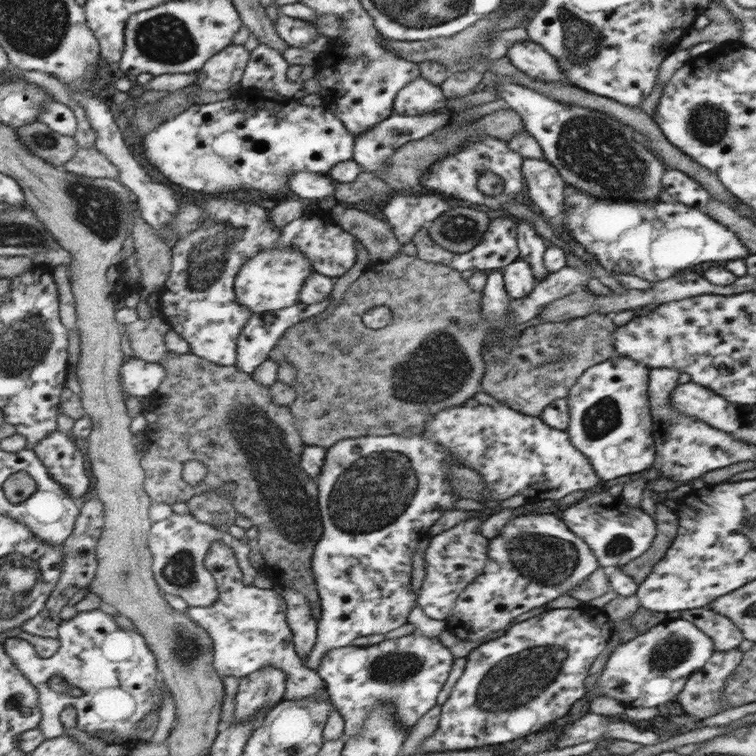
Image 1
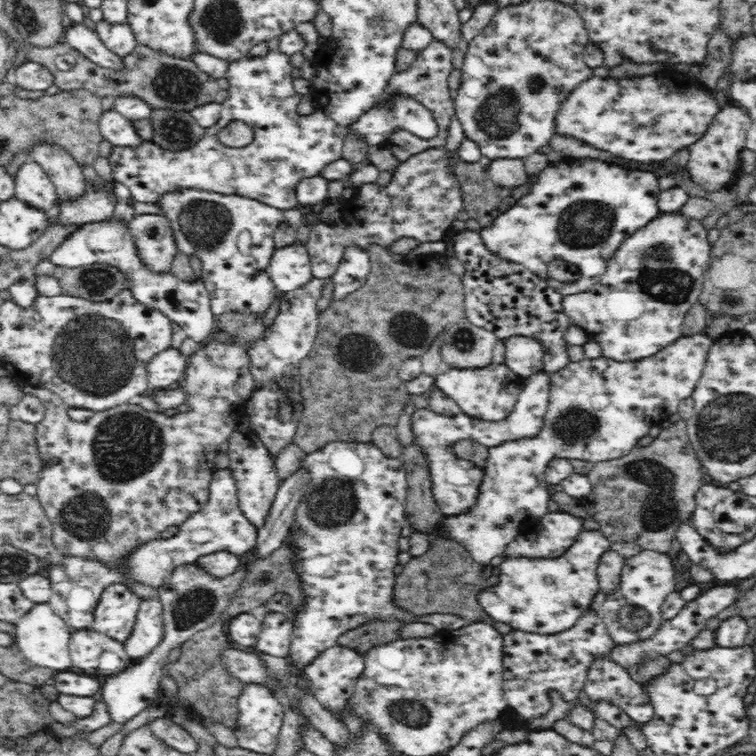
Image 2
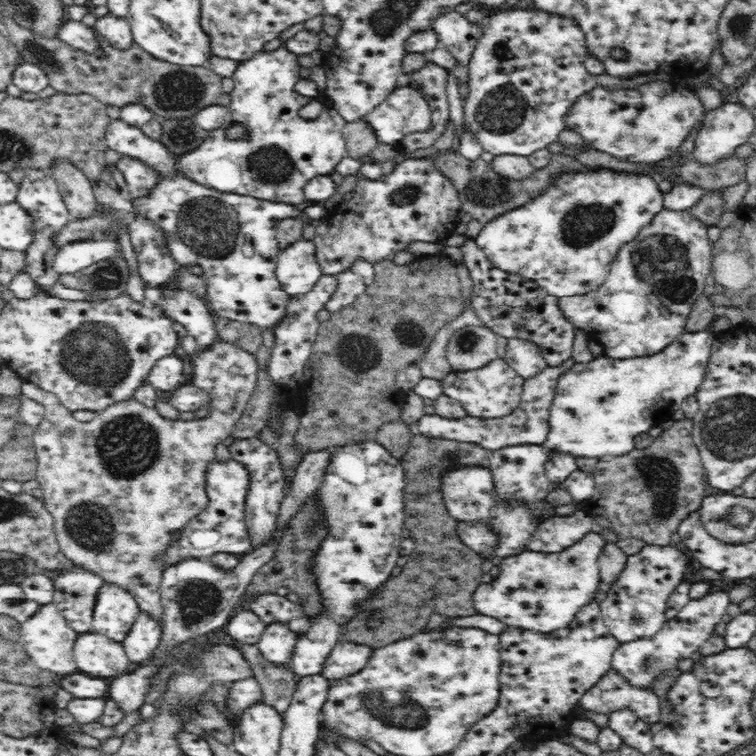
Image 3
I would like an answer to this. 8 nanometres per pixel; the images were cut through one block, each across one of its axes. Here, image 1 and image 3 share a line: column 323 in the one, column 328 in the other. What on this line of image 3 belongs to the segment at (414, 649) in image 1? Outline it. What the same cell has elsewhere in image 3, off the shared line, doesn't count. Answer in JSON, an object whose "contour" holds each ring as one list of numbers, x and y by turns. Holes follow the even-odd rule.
{"contour":[[339,642,332,650,330,659,324,664,320,675,327,677,329,681,350,676,366,667,374,652,375,650,364,644]]}

